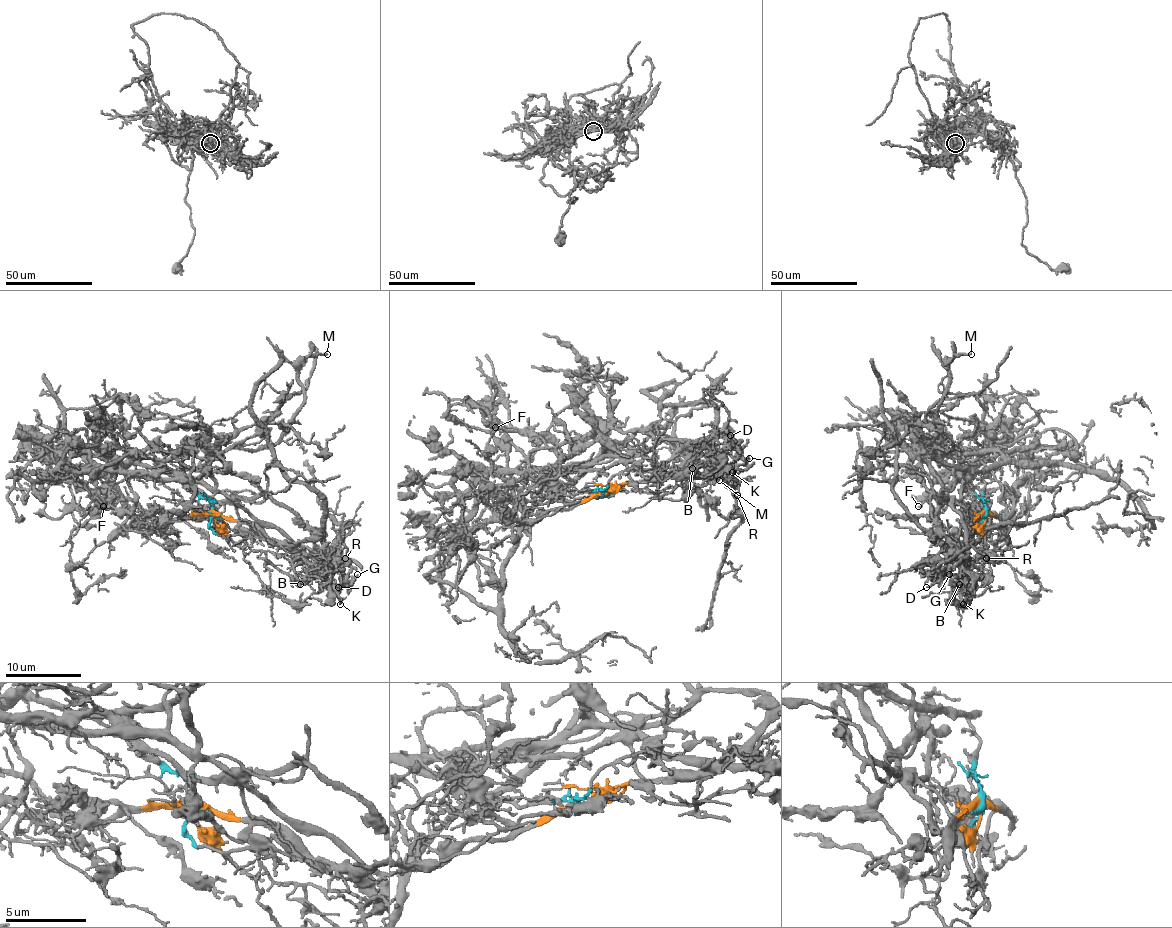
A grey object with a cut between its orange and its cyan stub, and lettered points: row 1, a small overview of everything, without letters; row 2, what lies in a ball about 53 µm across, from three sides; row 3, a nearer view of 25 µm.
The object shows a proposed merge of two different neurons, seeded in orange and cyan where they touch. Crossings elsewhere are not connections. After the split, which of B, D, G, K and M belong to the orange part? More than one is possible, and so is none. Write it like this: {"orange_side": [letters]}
{"orange_side": ["B", "D", "G", "K"]}

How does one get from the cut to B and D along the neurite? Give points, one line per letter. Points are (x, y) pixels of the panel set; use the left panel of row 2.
B: (214, 513), (231, 521), (252, 523), (269, 538), (284, 543), (295, 557), (293, 572), (301, 583)
D: (214, 513), (231, 521), (252, 523), (320, 572), (335, 572), (341, 581), (339, 587)

